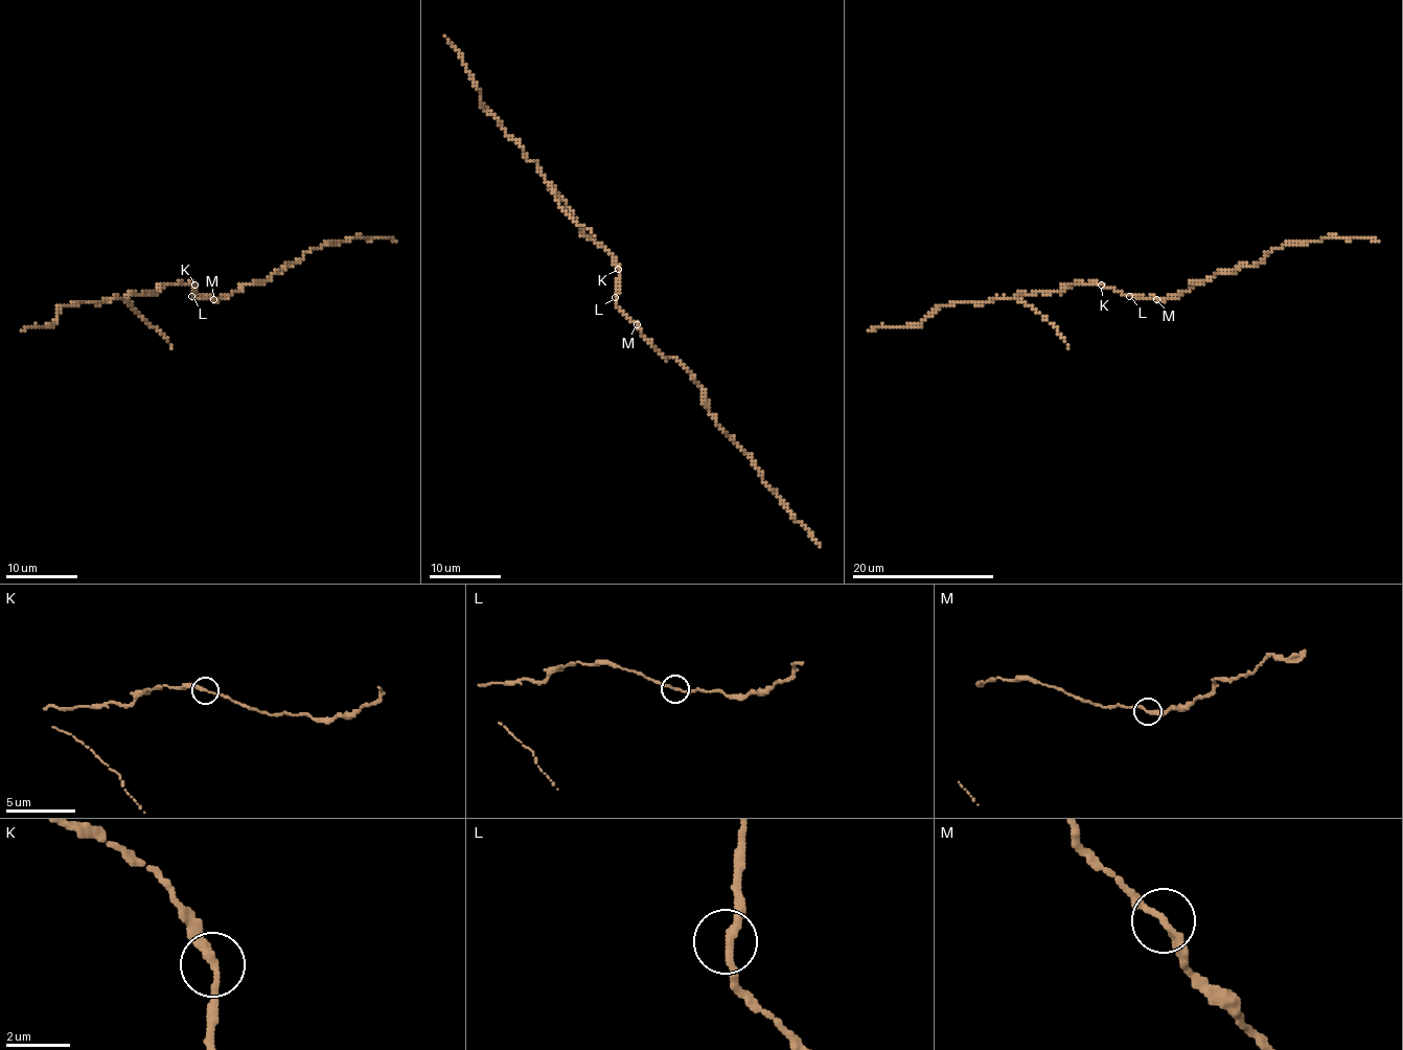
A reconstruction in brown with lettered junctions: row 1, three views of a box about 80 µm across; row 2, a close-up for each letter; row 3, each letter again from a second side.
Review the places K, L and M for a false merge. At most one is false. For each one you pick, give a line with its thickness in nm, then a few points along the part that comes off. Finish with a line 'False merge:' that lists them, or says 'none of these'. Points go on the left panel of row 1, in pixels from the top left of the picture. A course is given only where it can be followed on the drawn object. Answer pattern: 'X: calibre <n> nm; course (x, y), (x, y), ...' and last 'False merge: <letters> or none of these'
False merge: none of these

